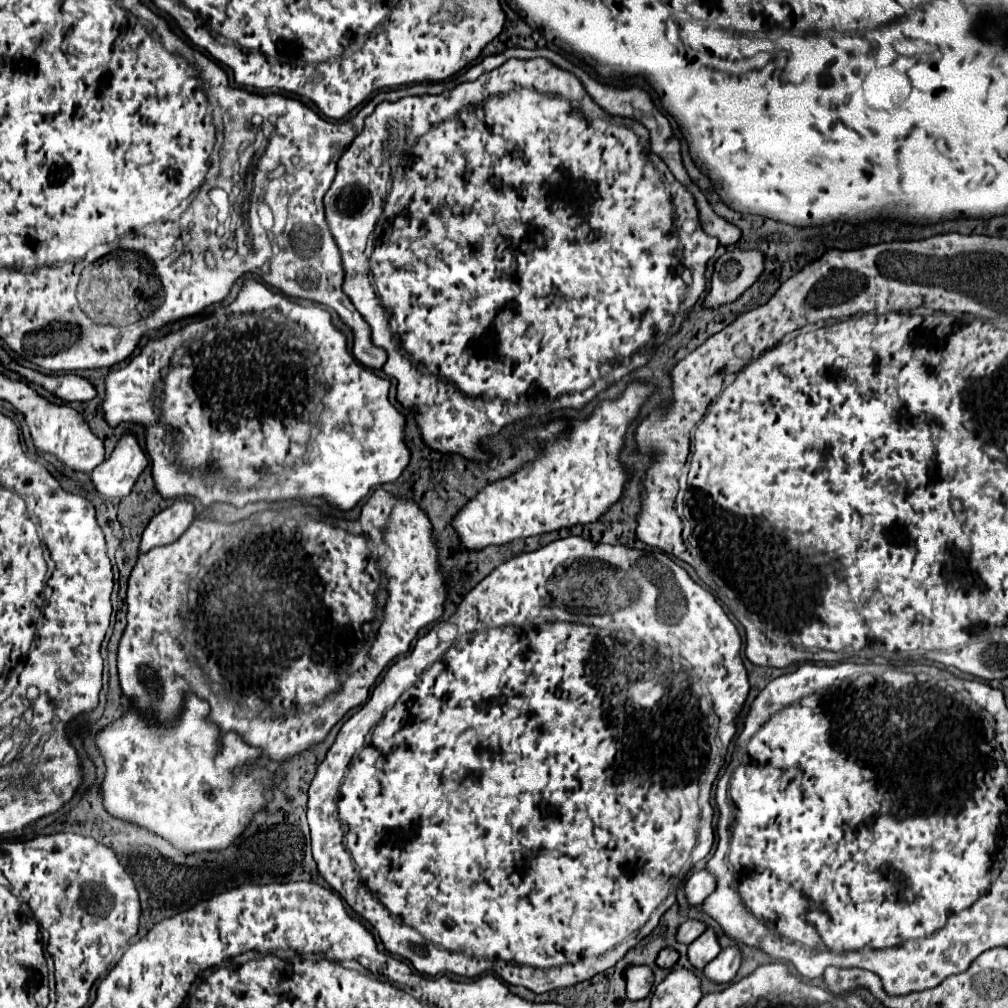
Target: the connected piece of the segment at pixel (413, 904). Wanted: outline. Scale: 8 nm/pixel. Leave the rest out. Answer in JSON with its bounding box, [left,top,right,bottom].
[308,536,750,994]

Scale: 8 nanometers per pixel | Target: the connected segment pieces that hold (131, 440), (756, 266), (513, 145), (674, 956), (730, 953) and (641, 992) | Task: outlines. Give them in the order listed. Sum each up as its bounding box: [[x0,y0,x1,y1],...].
[[94,432,148,498],[704,250,762,308],[324,58,718,460],[656,948,678,968],[704,946,740,984],[626,966,652,1000]]

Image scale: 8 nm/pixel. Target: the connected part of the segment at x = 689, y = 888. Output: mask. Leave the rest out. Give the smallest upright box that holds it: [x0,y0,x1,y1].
[684,870,716,906]

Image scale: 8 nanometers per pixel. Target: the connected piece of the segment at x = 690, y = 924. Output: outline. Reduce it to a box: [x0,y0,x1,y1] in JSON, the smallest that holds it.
[676,920,706,944]

